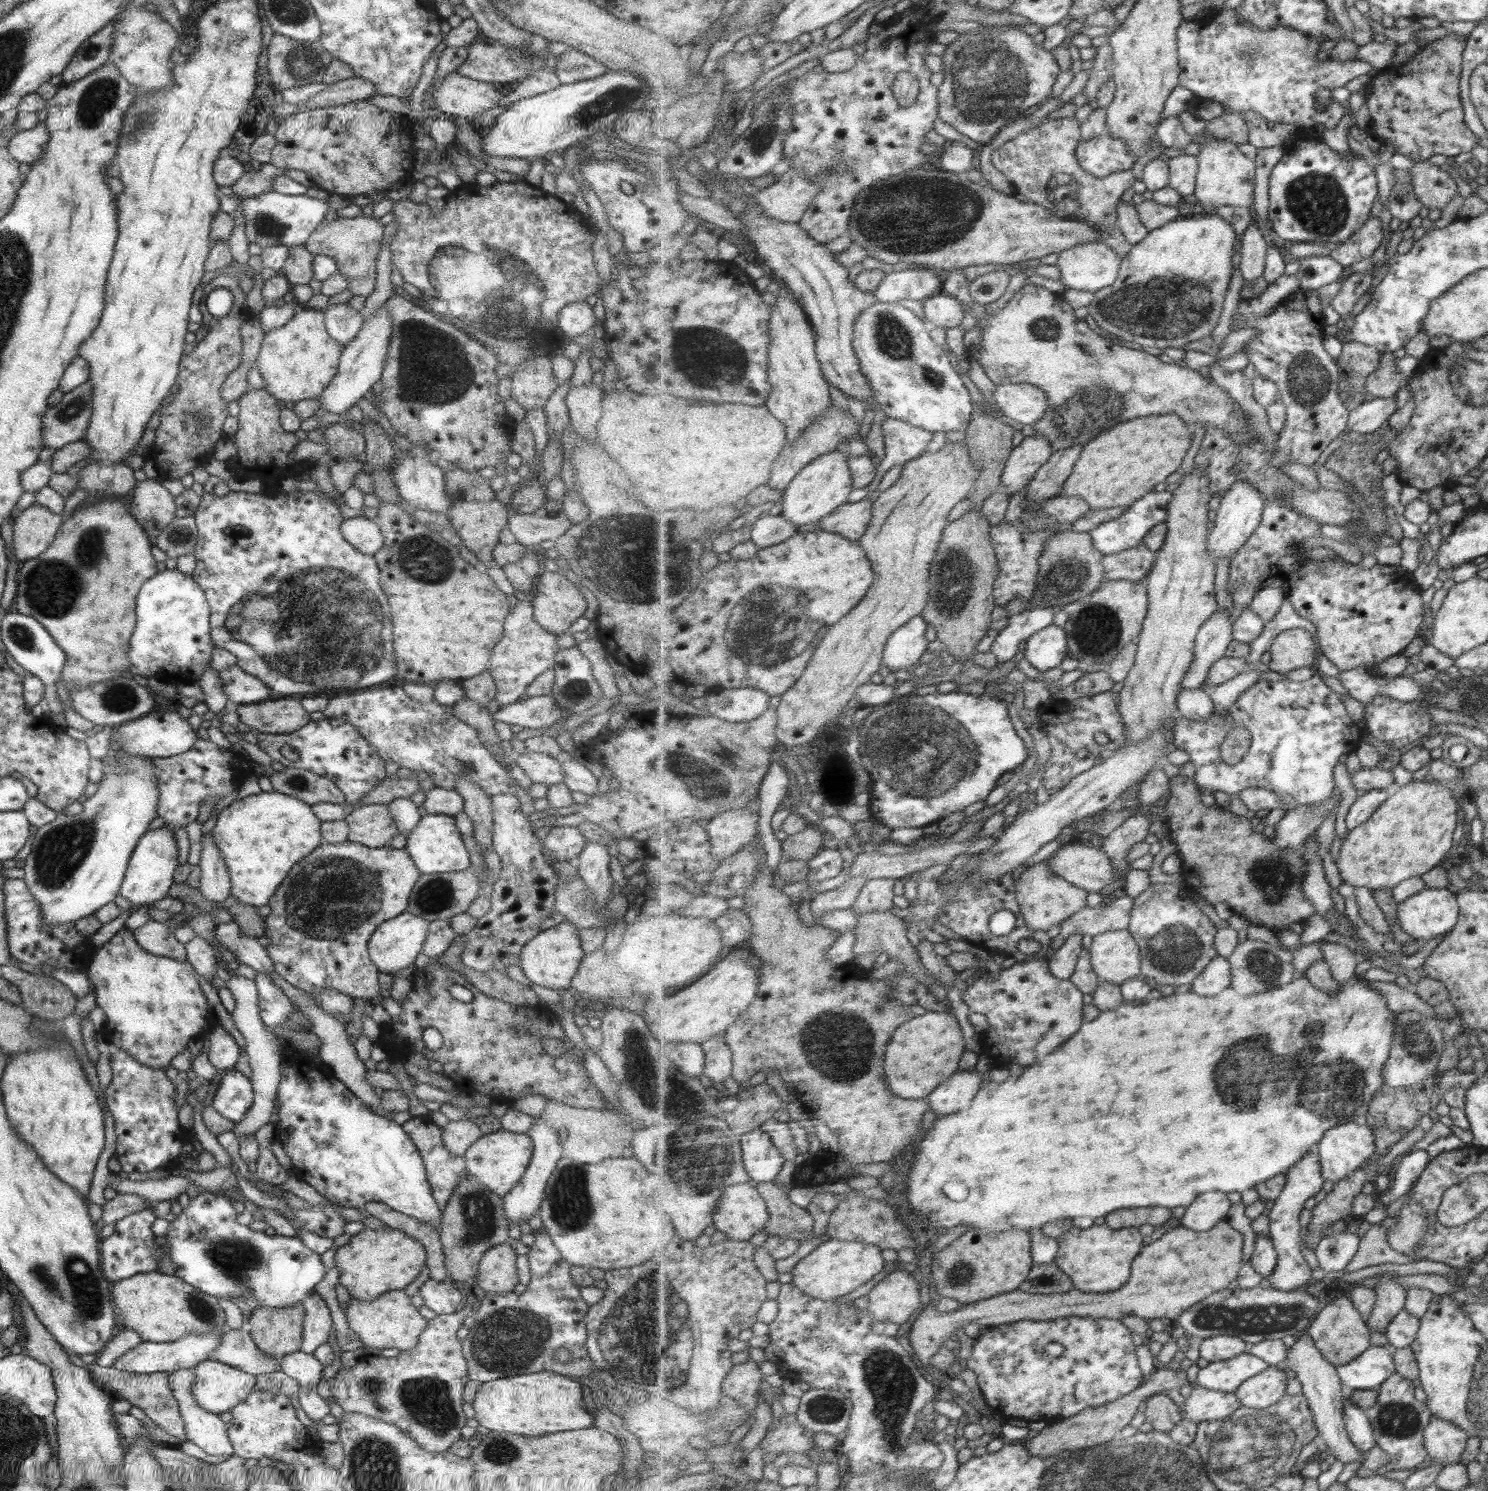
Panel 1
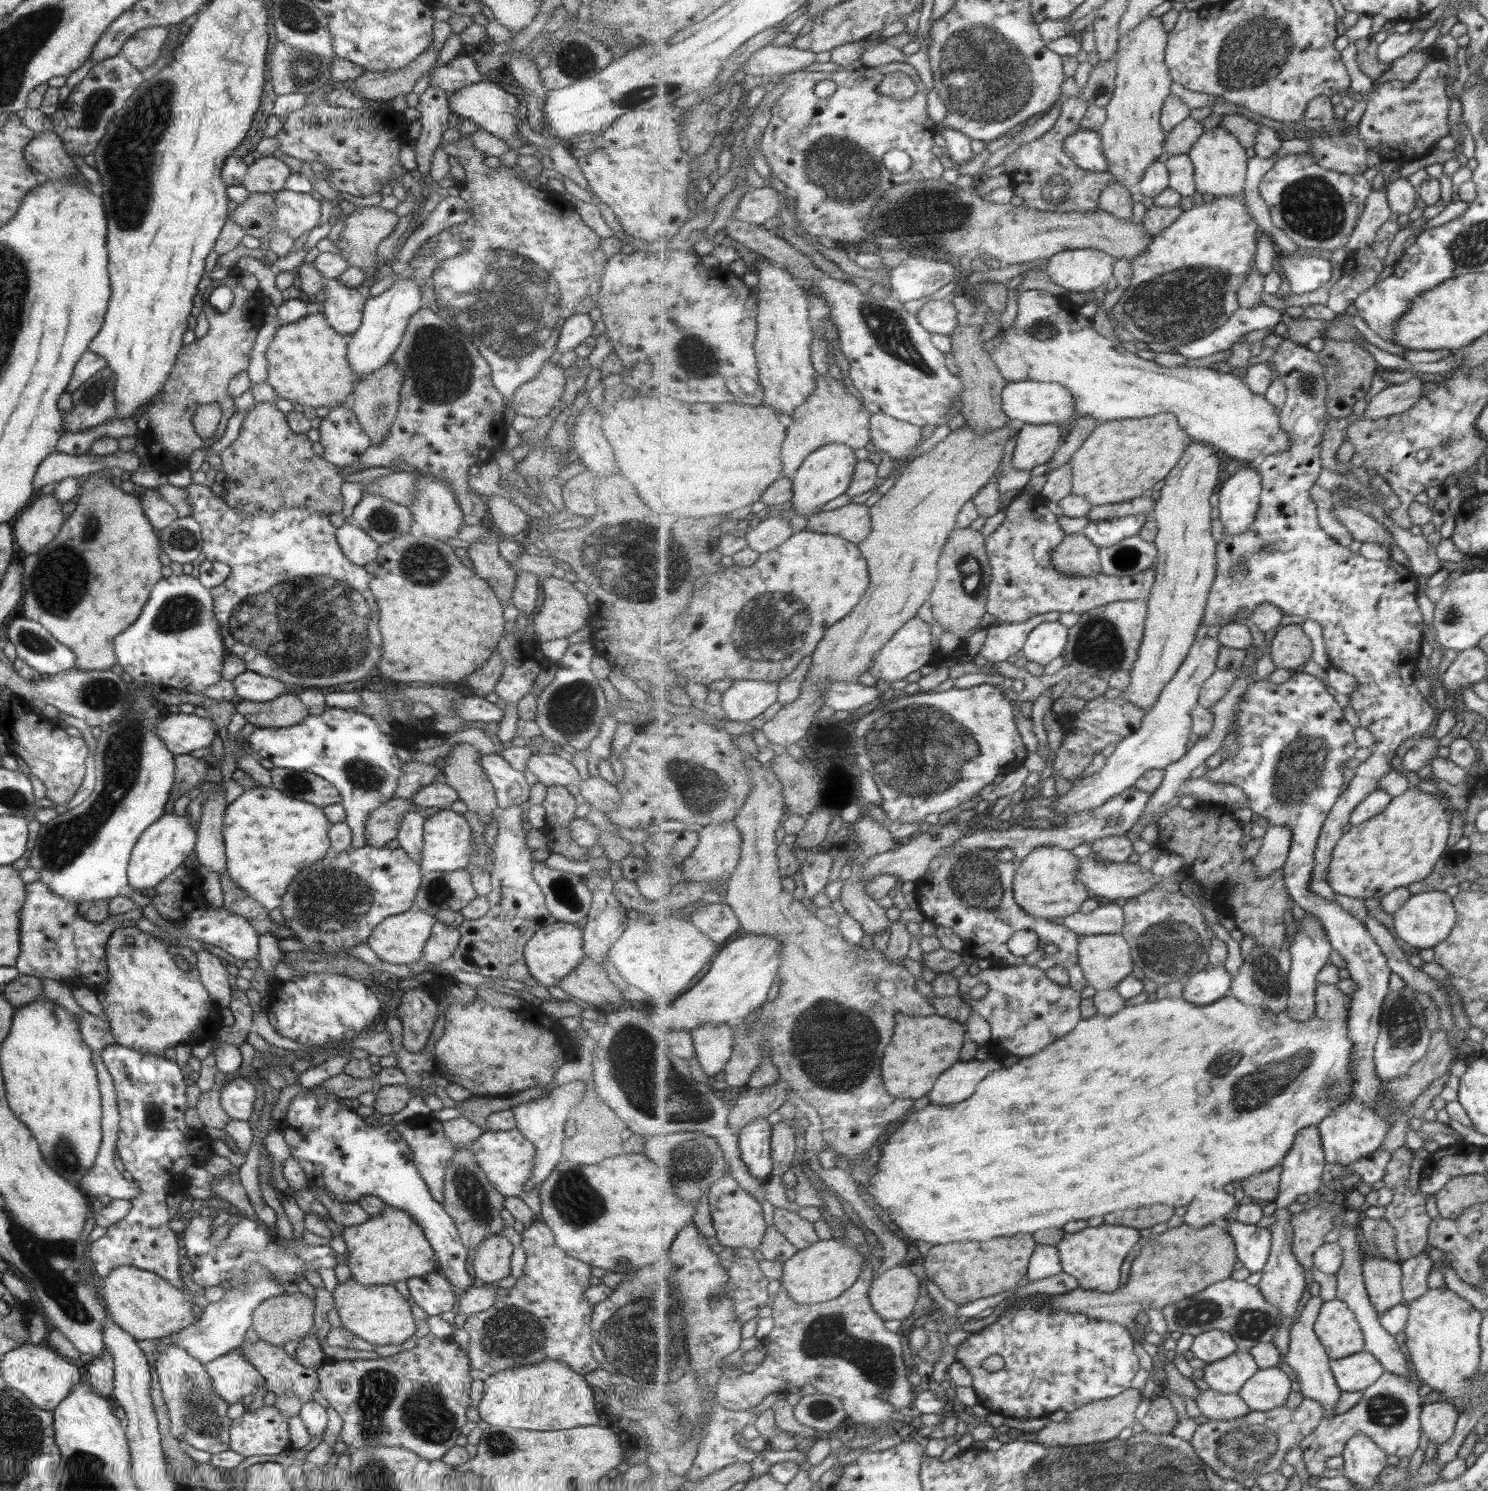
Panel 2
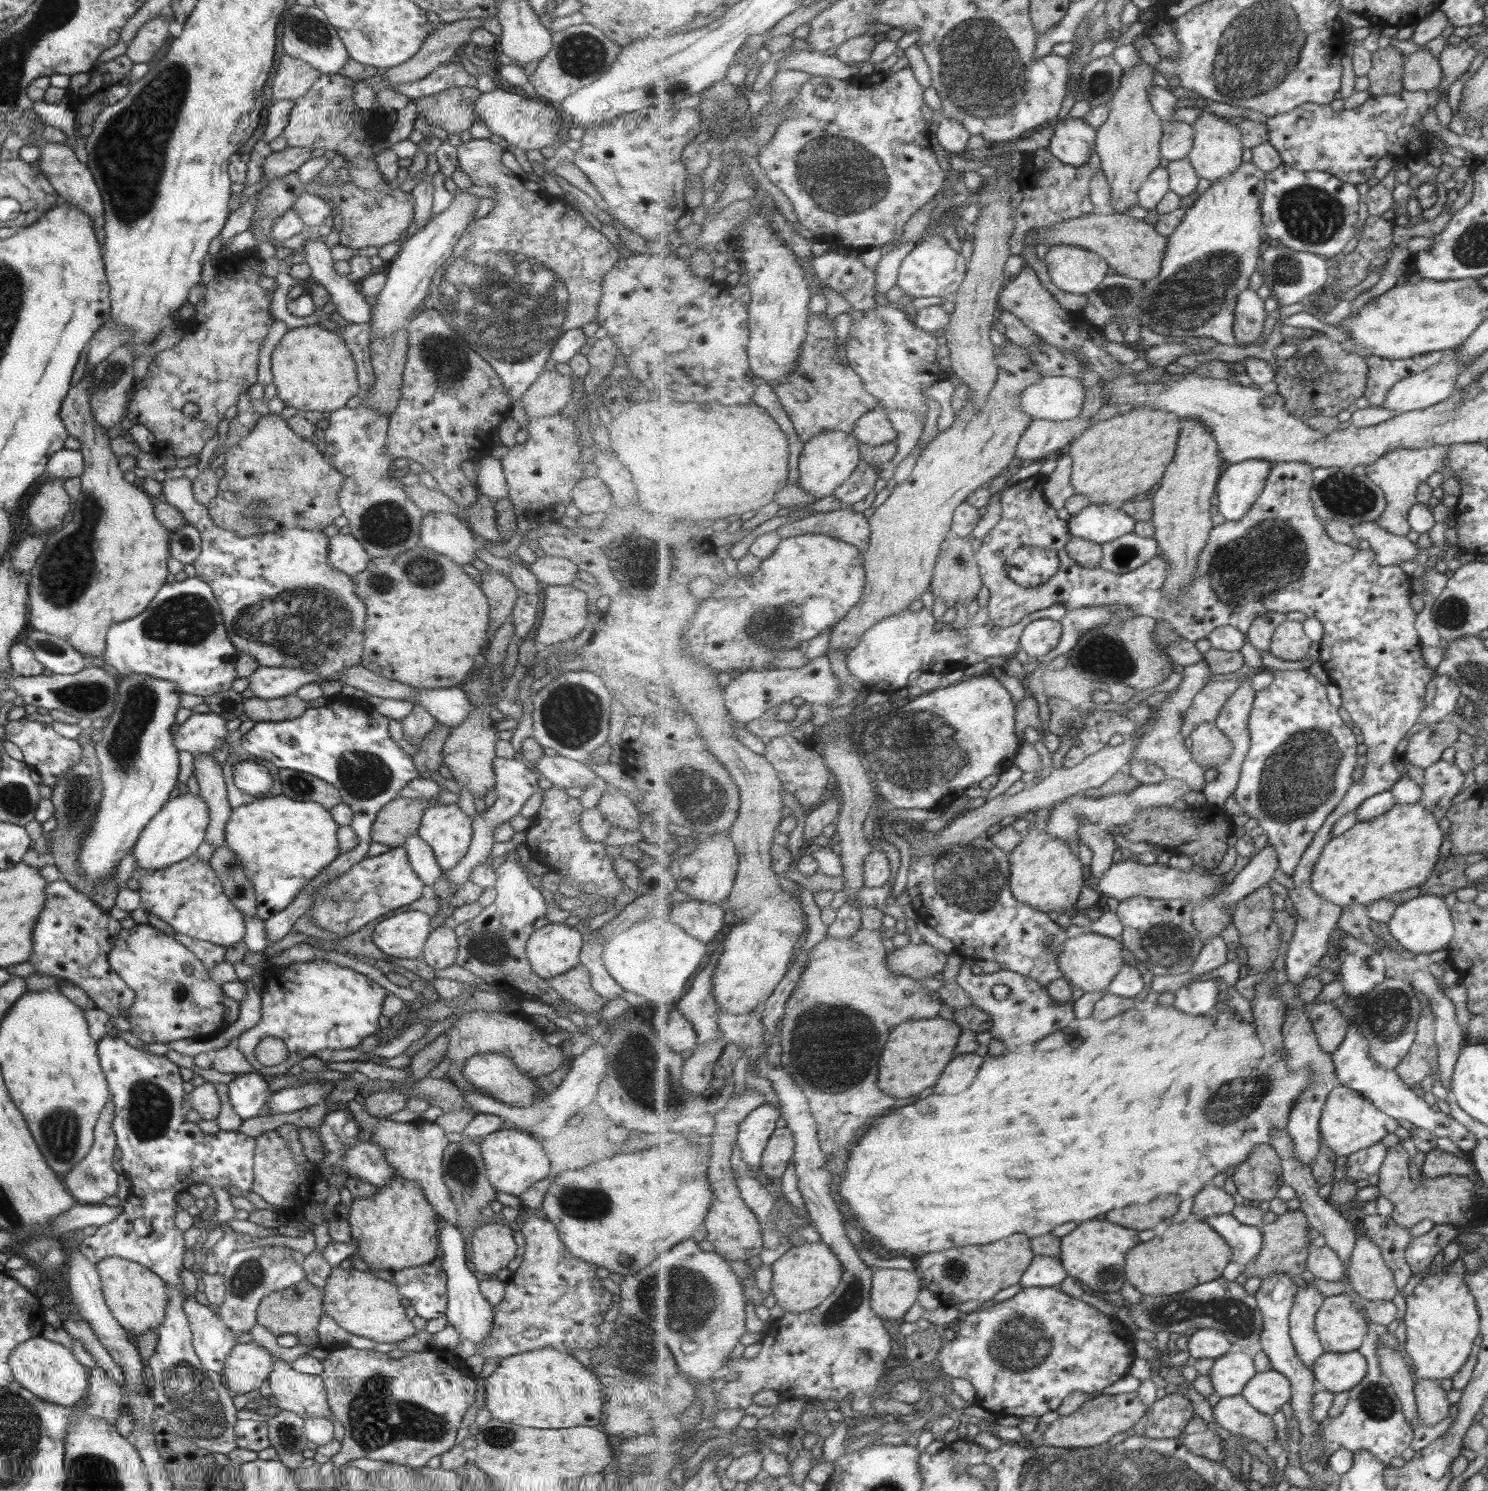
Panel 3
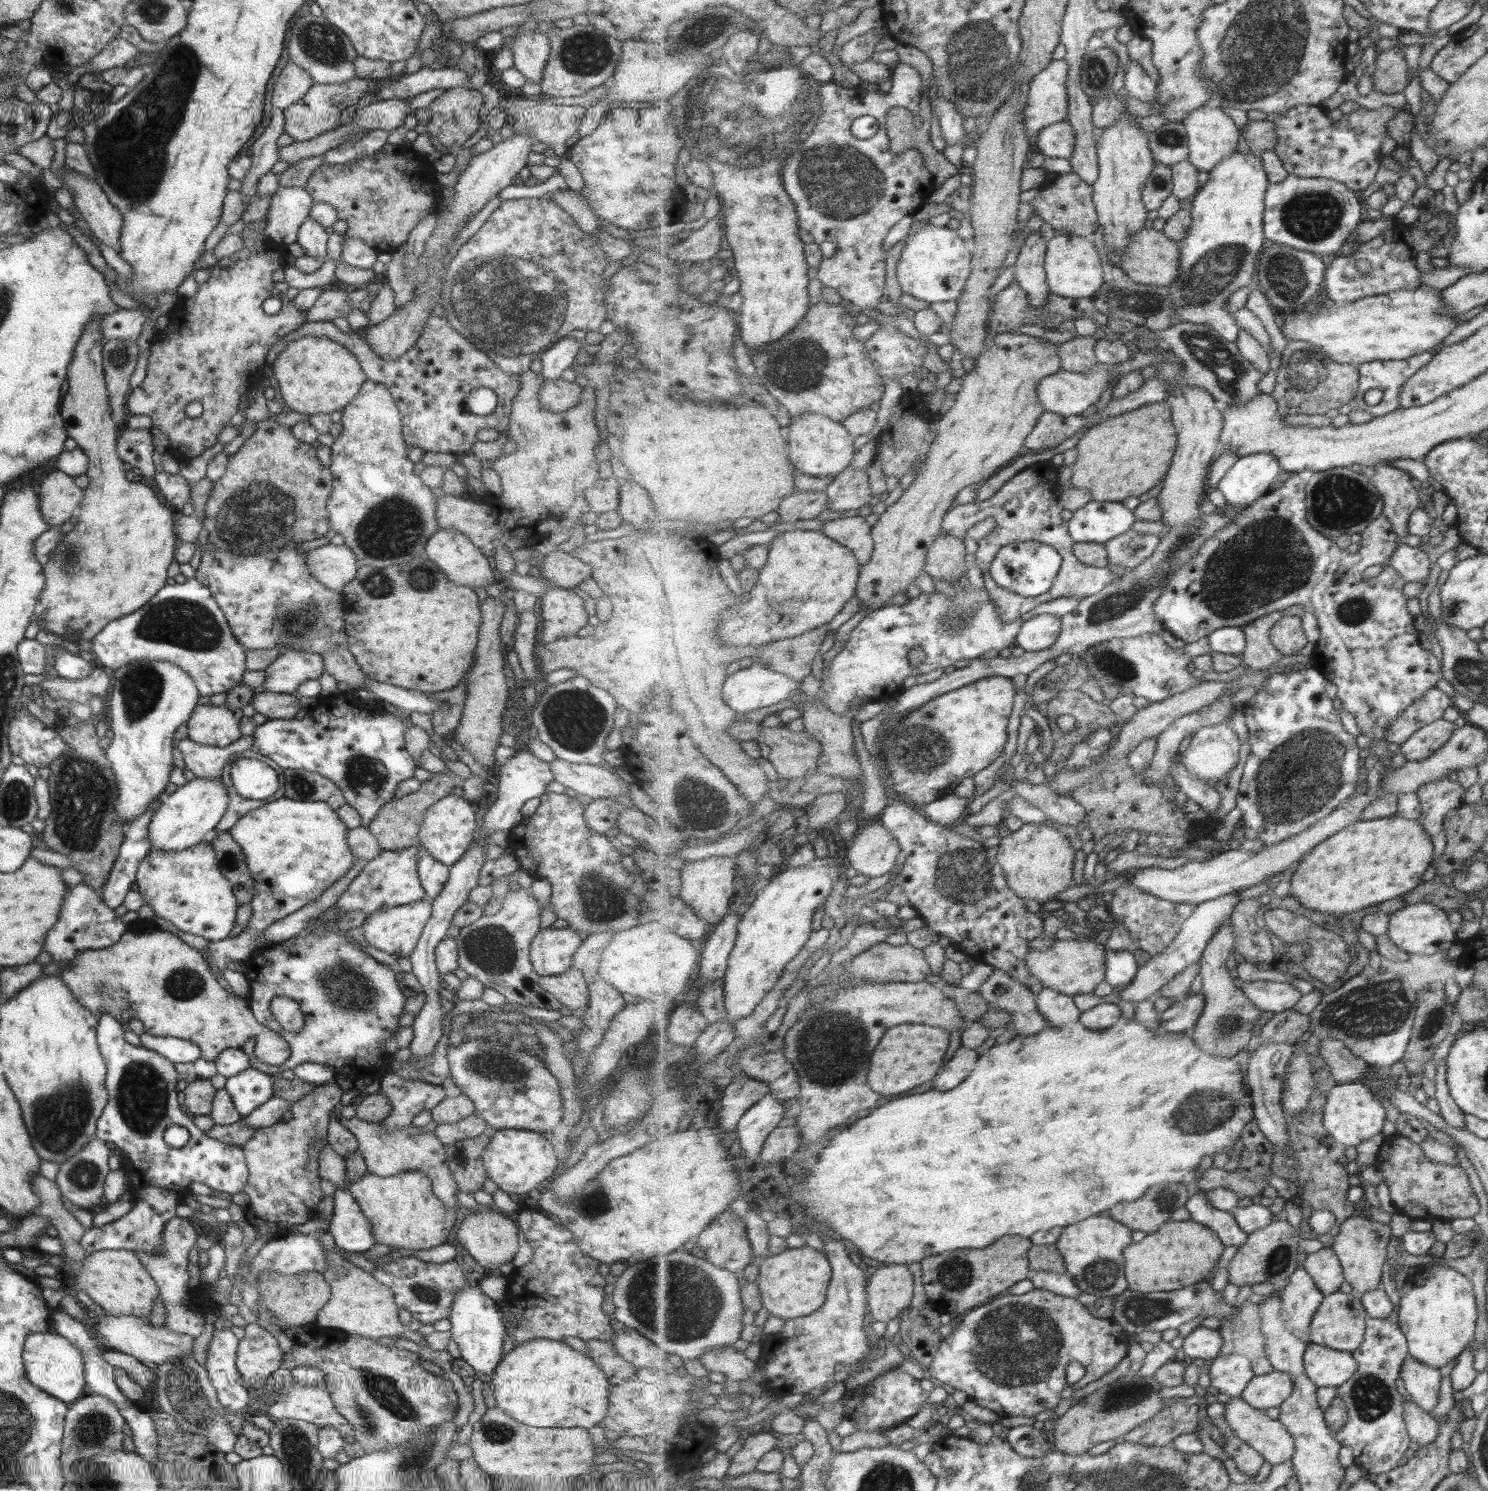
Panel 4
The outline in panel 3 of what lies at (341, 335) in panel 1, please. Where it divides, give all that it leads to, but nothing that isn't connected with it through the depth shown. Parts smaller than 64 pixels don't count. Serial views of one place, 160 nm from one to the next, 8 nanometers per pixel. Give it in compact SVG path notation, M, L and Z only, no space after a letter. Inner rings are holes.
M324 238L307 239L303 250L303 260L310 268L310 281L319 283L328 293L329 301L335 306L335 311L343 320L351 324L369 323L370 306L364 296L355 289L355 282L348 277L339 276L332 267L330 248L323 243Z

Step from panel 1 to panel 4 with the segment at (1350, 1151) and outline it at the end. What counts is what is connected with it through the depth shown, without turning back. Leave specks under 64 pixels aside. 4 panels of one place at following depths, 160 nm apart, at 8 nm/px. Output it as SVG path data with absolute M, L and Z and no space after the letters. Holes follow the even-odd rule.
M1339 1083L1327 1096L1324 1110L1324 1125L1327 1132L1333 1135L1346 1148L1359 1146L1362 1142L1382 1134L1387 1119L1387 1110L1381 1100L1365 1083Z

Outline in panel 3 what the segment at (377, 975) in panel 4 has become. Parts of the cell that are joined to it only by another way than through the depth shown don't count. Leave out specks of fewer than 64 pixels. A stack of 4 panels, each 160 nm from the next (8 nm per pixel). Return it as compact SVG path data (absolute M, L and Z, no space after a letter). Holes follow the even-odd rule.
M327 959L292 963L288 968L271 964L263 973L261 1020L239 1035L233 1045L255 1073L266 1079L285 1075L293 1064L314 1057L319 1050L358 1048L363 1038L376 1035L379 1031L377 1019L386 994L386 990L365 975ZM267 1035L277 1037L287 1048L287 1059L275 1067L263 1067L255 1059L255 1048Z

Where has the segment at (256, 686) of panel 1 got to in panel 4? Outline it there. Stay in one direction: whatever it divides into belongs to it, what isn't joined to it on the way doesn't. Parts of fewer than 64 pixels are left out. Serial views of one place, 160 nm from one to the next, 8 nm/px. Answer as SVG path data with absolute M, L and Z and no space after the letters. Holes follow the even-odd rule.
M286 650L264 669L264 690L294 694L301 682L316 679L324 671L322 655Z

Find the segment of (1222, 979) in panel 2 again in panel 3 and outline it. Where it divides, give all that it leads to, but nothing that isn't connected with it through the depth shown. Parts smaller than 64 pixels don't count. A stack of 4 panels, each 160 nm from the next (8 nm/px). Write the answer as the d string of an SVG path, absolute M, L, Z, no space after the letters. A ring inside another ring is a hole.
M1221 980L1193 981L1177 992L1175 1009L1189 1015L1207 1015L1216 1009L1221 994Z

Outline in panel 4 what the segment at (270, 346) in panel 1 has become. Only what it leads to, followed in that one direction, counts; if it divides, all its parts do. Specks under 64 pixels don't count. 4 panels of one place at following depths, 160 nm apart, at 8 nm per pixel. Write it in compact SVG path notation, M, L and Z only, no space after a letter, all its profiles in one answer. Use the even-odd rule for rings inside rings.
M309 335L294 340L284 346L270 367L283 403L304 418L311 414L344 410L366 381L355 355L338 342L325 337Z

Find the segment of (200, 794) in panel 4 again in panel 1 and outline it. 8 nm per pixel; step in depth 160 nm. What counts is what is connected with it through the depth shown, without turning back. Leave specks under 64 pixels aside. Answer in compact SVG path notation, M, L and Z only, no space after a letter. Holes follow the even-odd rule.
M165 827L145 831L131 851L129 862L119 889L119 896L132 902L132 908L152 904L167 897L167 890L173 884L173 872L177 868L177 845L173 833Z

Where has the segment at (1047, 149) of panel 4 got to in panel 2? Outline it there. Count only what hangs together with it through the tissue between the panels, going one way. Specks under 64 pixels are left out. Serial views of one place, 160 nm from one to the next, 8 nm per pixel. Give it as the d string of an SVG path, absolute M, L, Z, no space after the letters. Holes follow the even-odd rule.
M1081 127L1064 142L1067 155L1079 167L1094 172L1109 172L1109 161L1103 150L1102 135L1098 131Z

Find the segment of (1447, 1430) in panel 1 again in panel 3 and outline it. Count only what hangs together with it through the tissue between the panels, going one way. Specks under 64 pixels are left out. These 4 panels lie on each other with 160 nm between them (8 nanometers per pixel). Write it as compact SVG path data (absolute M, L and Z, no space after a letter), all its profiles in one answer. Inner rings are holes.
M1422 1378L1414 1386L1418 1411L1423 1419L1425 1428L1439 1424L1448 1415L1448 1407L1451 1405L1447 1401L1447 1393L1435 1379Z

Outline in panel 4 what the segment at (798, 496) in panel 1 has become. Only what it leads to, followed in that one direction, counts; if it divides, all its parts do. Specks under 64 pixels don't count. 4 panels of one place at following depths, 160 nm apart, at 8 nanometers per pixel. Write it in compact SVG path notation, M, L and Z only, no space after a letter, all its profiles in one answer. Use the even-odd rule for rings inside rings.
M805 413L798 417L788 417L784 422L784 432L791 449L790 459L799 472L817 478L841 474L855 458L855 444L850 431L841 422L827 415Z

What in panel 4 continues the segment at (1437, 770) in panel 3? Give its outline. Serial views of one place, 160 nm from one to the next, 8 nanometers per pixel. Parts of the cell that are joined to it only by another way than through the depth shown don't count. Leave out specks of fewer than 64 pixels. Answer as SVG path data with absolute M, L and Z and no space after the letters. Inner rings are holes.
M1447 778L1441 779L1441 781L1423 785L1423 787L1421 787L1421 789L1419 789L1417 792L1422 808L1420 822L1422 822L1425 832L1431 834L1431 838L1434 840L1434 851L1436 856L1443 854L1447 846L1447 835L1444 827L1444 818L1447 816L1447 812L1463 804L1464 792L1465 789L1461 789L1459 783L1456 781L1449 782Z

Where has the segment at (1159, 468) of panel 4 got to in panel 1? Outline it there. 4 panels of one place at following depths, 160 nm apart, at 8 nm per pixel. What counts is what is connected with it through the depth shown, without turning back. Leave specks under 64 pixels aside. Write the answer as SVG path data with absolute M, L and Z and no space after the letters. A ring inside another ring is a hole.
M1175 413L1151 415L1119 424L1085 446L1062 494L1083 498L1091 509L1129 508L1181 466L1191 448L1191 439L1192 427Z

